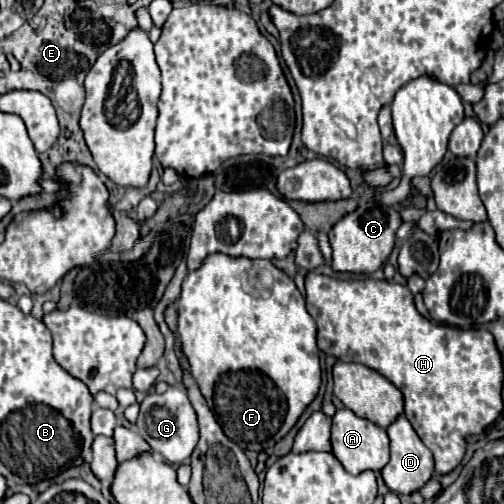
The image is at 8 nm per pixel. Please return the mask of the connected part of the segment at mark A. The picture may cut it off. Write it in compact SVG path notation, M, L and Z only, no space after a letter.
M348 408L336 410L336 414L332 416L332 454L340 460L344 470L348 470L350 474L360 474L364 470L378 472L388 464L388 458L390 458L388 450L390 446L388 446L388 436L384 428L376 426L366 418L356 416Z

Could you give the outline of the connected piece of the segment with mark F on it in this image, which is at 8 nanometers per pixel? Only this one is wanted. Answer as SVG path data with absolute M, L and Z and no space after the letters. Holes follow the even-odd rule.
M216 252L212 256L206 256L202 260L202 266L198 270L188 272L186 280L182 282L182 292L178 298L178 336L182 344L182 352L188 360L192 378L196 380L202 396L206 398L208 408L214 412L218 424L222 426L224 434L236 442L244 450L256 450L262 452L270 446L274 446L286 432L296 424L300 414L306 410L306 406L316 398L316 392L320 388L320 358L318 358L318 346L316 346L316 324L312 316L306 310L304 296L298 292L292 278L288 278L280 268L272 266L270 260L250 260L250 258L232 258L228 254ZM260 274L270 274L272 280L264 282Z

